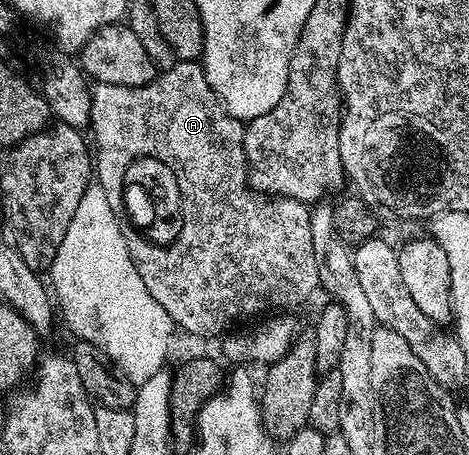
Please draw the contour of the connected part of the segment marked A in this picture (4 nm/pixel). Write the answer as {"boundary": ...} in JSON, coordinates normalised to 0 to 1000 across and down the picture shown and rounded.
{"boundary":[[[377,134],[362,149],[335,158],[333,169],[320,182],[303,191],[252,191],[249,187],[217,187],[211,182],[194,189],[196,198],[196,264],[192,268],[192,292],[205,299],[200,310],[200,389],[226,420],[226,440],[235,444],[235,455],[243,473],[262,479],[264,470],[264,387],[277,367],[277,358],[296,345],[326,345],[345,349],[362,376],[380,393],[380,411],[388,420],[388,446],[392,448],[392,497],[384,501],[384,512],[373,530],[362,538],[335,538],[330,530],[318,525],[305,510],[299,512],[279,499],[267,501],[264,523],[269,525],[269,552],[277,552],[277,569],[286,569],[286,587],[294,587],[294,604],[303,604],[303,622],[311,622],[311,640],[328,648],[337,666],[345,666],[345,684],[362,692],[369,716],[394,723],[401,732],[412,732],[418,741],[452,741],[458,732],[469,732],[493,705],[512,705],[518,697],[546,697],[552,688],[563,688],[569,679],[580,684],[623,684],[629,670],[640,670],[665,642],[682,635],[682,607],[678,604],[678,569],[670,569],[670,525],[661,516],[661,473],[665,459],[646,442],[629,442],[616,433],[574,433],[557,429],[535,413],[529,402],[529,360],[525,358],[525,332],[520,330],[520,279],[522,268],[510,266],[471,231],[469,220],[456,209],[448,182],[439,182],[435,147],[426,134]]]}

